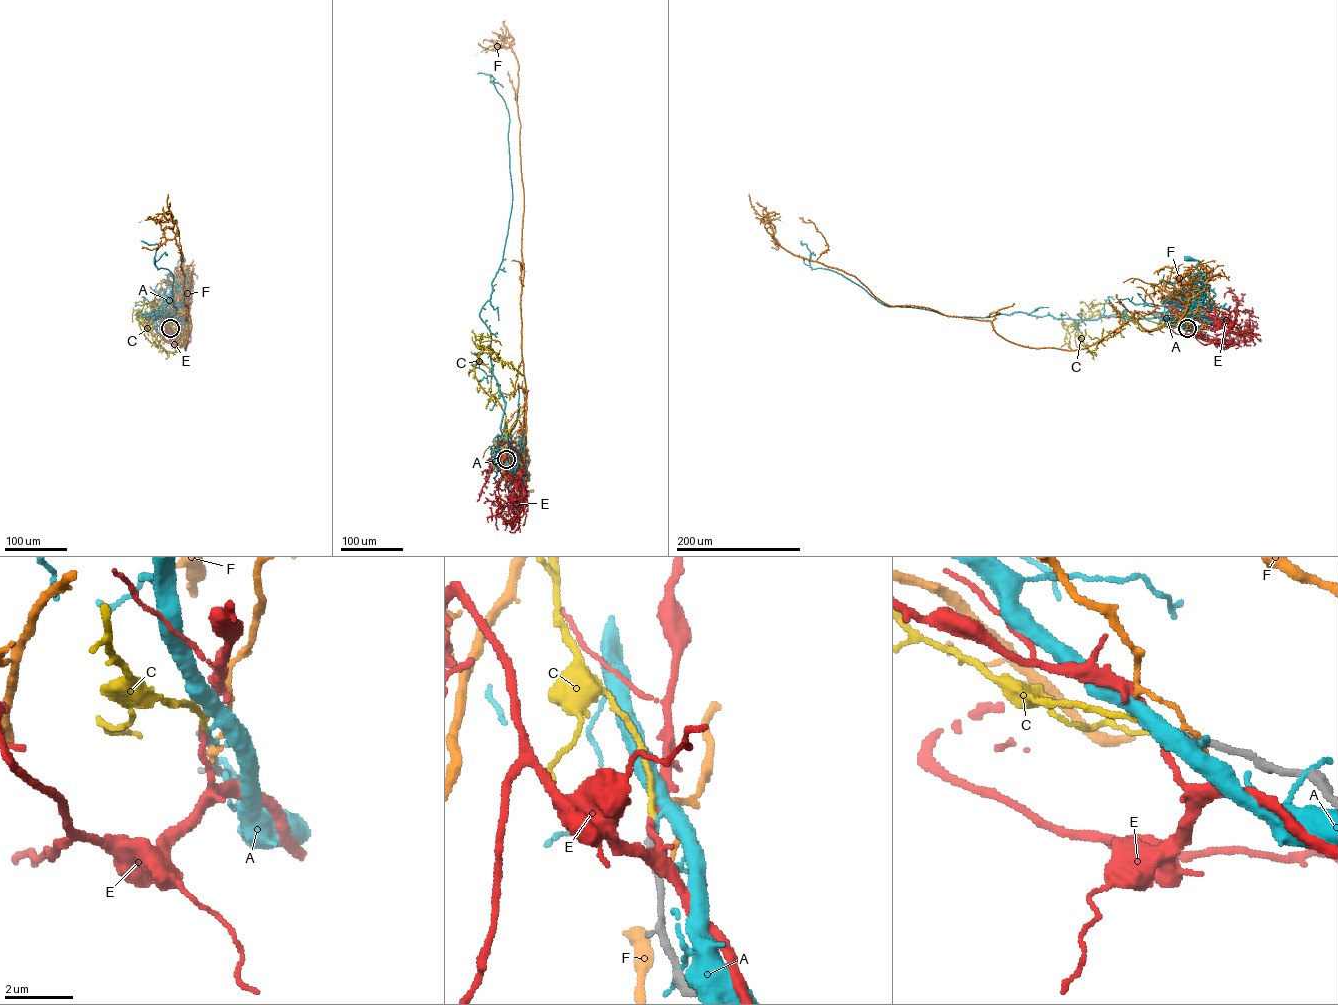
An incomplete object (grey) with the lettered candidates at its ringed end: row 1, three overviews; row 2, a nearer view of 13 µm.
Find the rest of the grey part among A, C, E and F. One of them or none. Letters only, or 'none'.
C

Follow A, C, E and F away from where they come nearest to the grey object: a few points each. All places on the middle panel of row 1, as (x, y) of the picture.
A: (506, 459), (508, 453), (515, 462), (518, 481), (512, 472), (519, 458)
C: (506, 459), (505, 413), (475, 374), (481, 350), (476, 340), (495, 340), (501, 345)
E: (506, 459), (512, 482), (526, 492), (526, 498)
F: (506, 460), (509, 447), (521, 471), (527, 407), (518, 65), (503, 40), (475, 54)

